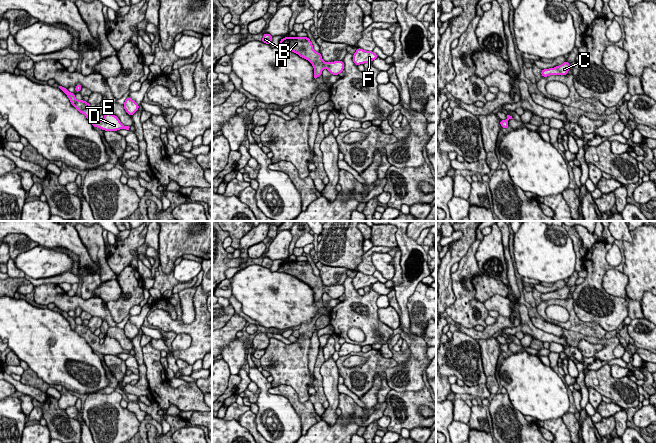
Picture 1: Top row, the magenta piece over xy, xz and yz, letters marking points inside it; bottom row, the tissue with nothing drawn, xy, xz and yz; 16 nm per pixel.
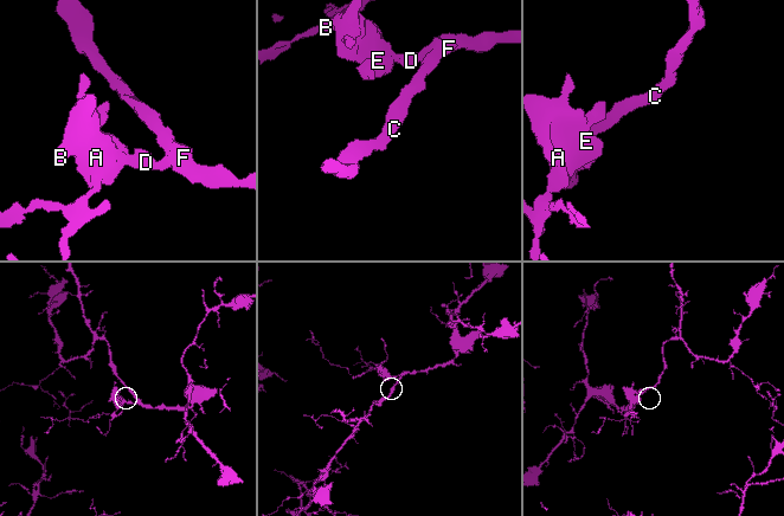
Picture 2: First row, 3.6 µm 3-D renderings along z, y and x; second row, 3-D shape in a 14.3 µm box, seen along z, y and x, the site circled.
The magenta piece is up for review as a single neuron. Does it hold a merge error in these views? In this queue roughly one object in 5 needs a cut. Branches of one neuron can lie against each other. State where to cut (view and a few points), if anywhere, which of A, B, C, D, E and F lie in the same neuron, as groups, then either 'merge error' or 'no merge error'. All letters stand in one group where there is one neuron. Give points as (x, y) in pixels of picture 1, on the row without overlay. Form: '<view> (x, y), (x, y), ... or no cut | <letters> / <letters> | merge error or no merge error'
no cut | A B C D E F | no merge error

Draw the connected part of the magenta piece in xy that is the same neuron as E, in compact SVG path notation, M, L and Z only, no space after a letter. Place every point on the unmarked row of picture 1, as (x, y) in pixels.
M59 310L59 312L67 319L70 323L72 330L74 330L80 337L84 338L92 350L98 351L104 355L117 355L120 353L129 354L129 350L124 350L119 342L111 337L105 337L104 343L99 344L100 338L96 336L88 326L84 324L77 324L75 318L70 317L67 312Z

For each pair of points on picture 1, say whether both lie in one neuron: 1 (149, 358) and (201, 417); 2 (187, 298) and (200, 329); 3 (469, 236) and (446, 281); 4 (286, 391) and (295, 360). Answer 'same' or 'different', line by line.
1: different
2: different
3: same
4: different

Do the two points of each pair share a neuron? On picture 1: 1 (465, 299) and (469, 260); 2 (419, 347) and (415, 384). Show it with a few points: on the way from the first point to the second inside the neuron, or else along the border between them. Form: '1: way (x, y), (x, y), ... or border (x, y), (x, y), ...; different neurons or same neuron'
1: way (462, 289), (457, 280), (466, 270); same neuron
2: way (419, 356), (419, 360), (415, 364), (415, 375); same neuron

